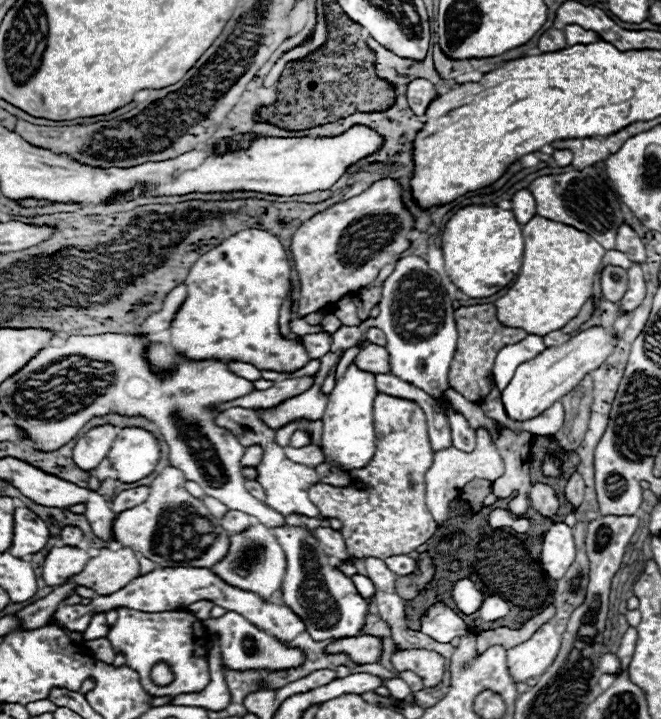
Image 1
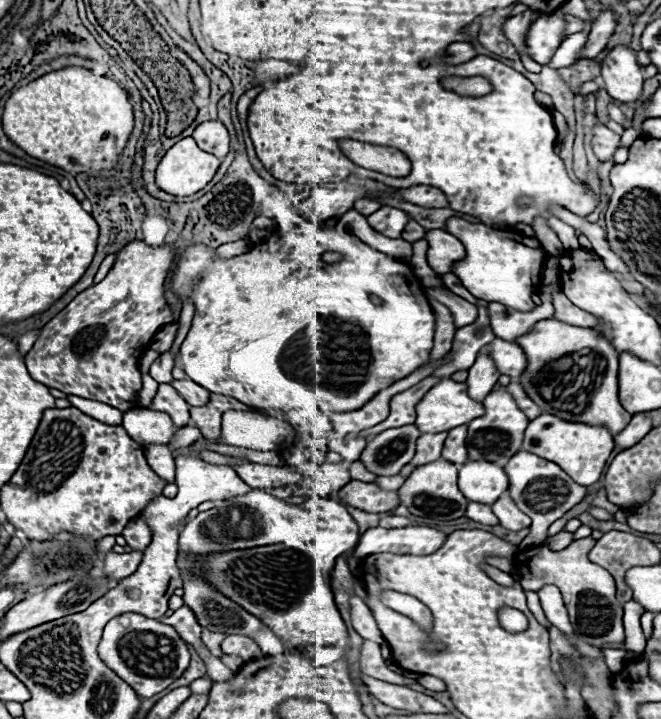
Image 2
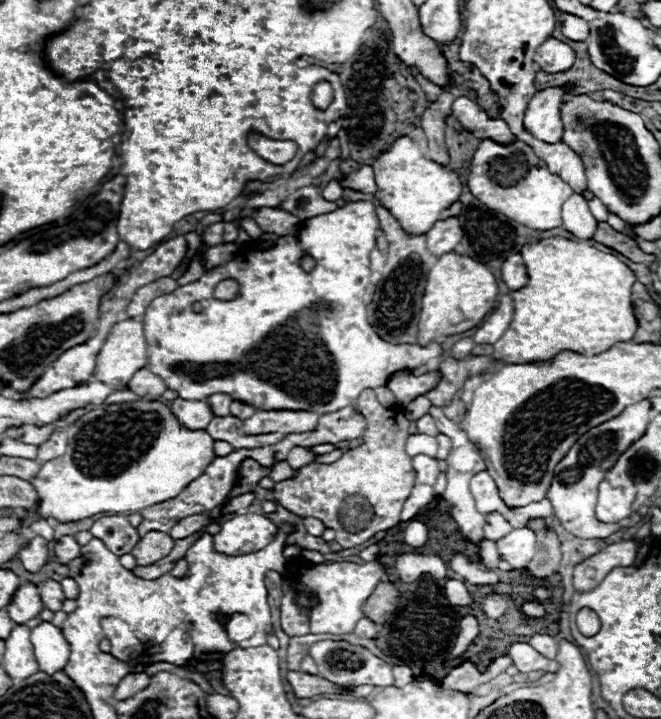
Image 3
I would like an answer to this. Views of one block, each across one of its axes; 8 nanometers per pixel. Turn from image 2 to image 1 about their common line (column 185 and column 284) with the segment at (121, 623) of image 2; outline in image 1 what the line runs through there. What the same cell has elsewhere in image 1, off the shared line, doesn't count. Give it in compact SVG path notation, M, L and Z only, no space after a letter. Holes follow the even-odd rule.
M226 612L220 618L208 618L204 620L204 626L218 634L222 662L230 670L290 670L306 662L306 654L300 648L292 648L286 642L270 636L266 630L260 630L238 612Z

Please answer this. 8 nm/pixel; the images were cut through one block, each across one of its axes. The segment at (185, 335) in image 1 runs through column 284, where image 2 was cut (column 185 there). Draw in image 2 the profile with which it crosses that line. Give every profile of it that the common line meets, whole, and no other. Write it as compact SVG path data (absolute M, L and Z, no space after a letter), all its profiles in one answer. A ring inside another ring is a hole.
M340 182L315 187L304 200L302 192L290 197L270 185L264 213L269 213L277 225L268 240L256 244L246 254L224 260L214 256L214 248L200 244L180 254L170 288L180 300L190 296L196 306L190 332L180 348L182 368L190 380L214 394L228 394L256 408L294 410L300 408L302 392L310 392L322 410L344 412L364 406L376 392L390 386L390 378L406 378L428 362L436 320L424 286L410 264L368 248L348 230L346 220L340 220L342 216L334 212L338 202L334 190L350 190L350 184ZM322 252L338 252L342 260L326 264L320 258ZM198 274L202 274L202 278L192 286L192 278ZM370 294L376 294L382 306L372 304ZM316 322L320 324L316 338L302 338L302 332Z

